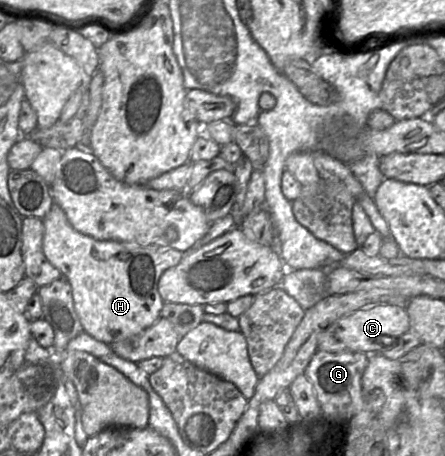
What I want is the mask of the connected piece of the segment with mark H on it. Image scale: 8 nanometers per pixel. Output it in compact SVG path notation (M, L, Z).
M55 202L43 218L43 224L43 252L69 282L74 309L85 333L111 344L138 335L158 321L164 303L158 292L159 278L165 270L176 266L184 253L170 248L94 239L75 230Z

